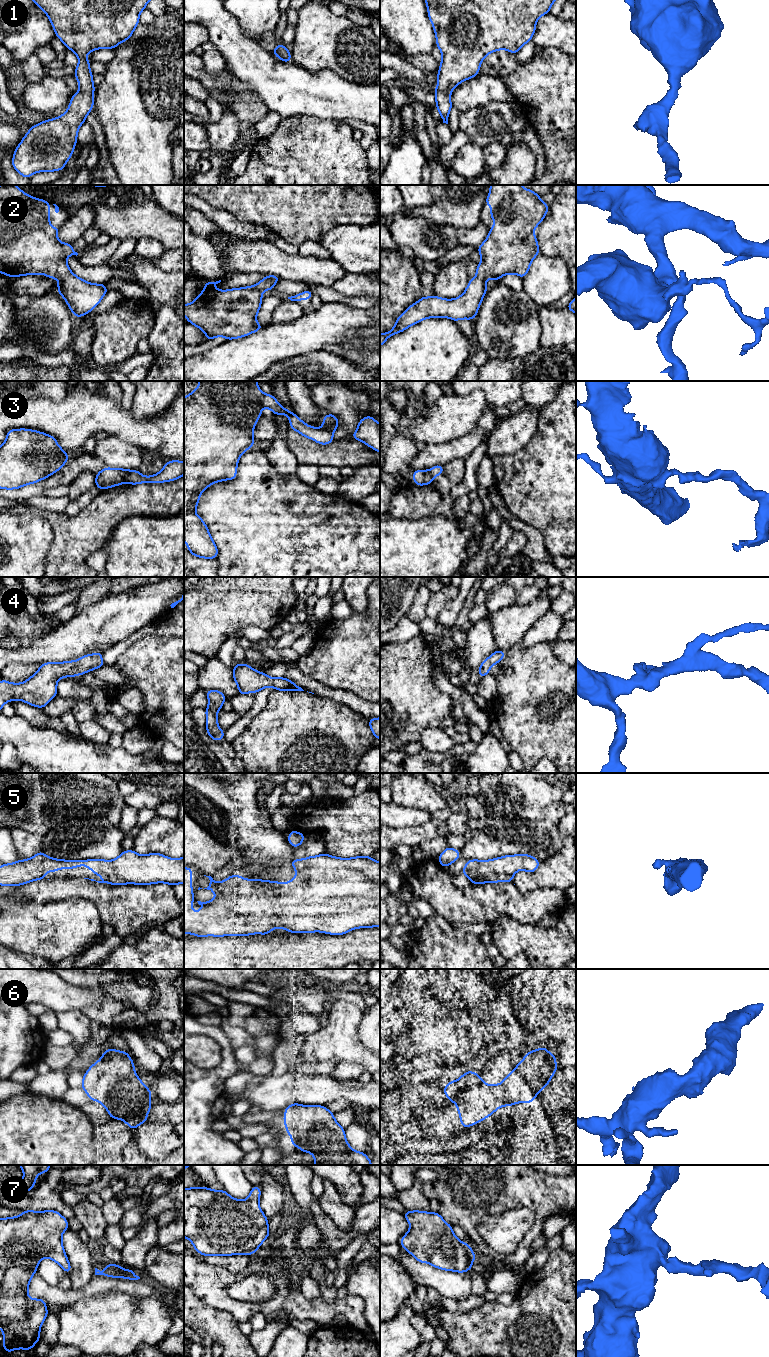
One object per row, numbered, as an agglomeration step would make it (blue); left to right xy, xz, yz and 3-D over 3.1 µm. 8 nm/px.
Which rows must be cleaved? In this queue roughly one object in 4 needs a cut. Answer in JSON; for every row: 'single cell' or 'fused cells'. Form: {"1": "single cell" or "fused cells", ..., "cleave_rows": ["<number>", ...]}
{"1": "single cell", "2": "single cell", "3": "fused cells", "4": "single cell", "5": "single cell", "6": "single cell", "7": "single cell", "cleave_rows": ["3"]}

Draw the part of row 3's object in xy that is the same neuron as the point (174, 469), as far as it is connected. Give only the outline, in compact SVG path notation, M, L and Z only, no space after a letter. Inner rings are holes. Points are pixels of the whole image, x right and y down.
M178 460L168 461L161 471L152 476L141 475L139 470L132 470L125 477L125 483L136 485L140 483L162 483L175 481L184 475L184 462Z

